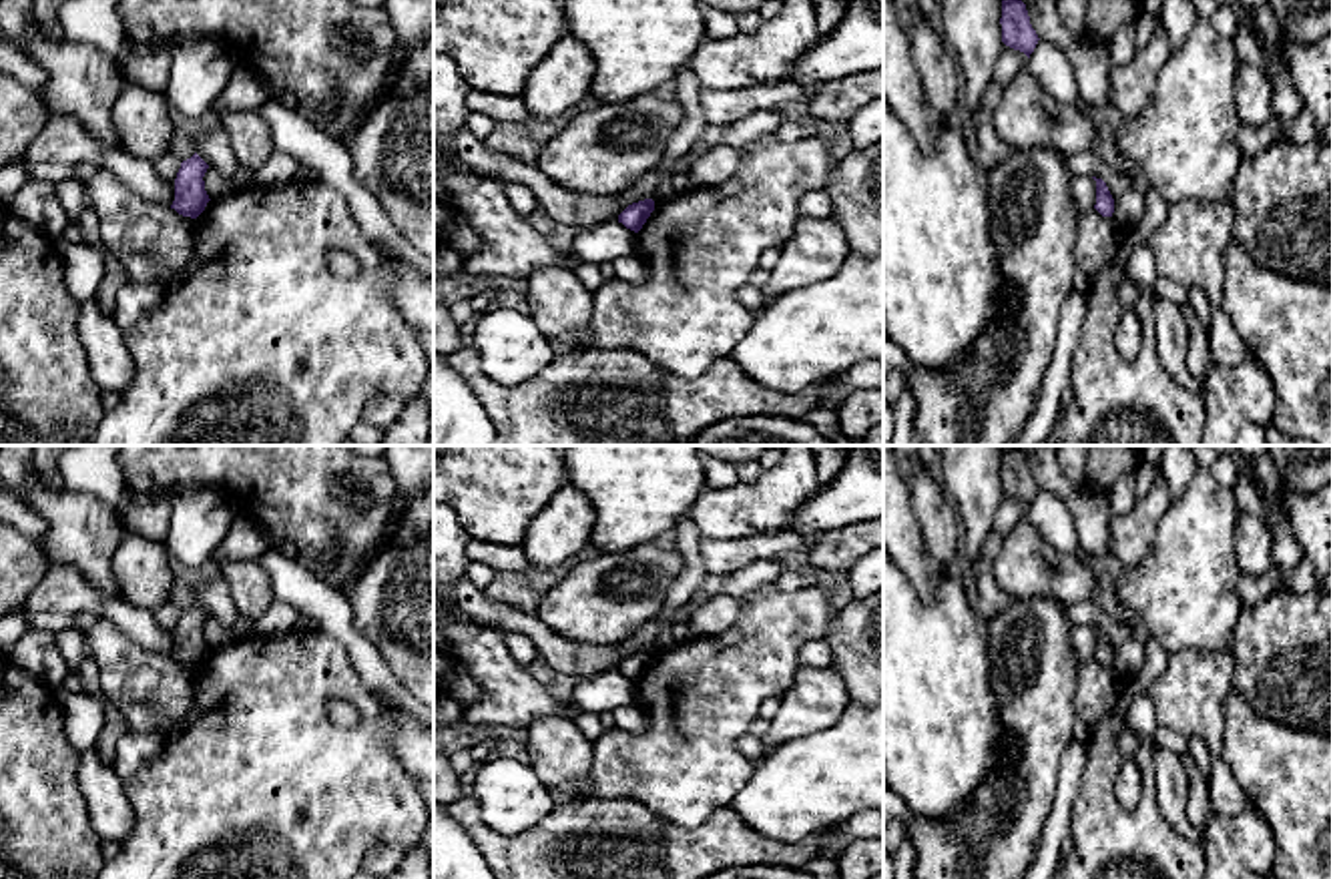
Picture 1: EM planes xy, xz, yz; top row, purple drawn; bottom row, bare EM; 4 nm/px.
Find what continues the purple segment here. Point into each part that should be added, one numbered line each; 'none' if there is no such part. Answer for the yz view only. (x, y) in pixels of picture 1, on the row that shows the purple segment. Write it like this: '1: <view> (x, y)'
none

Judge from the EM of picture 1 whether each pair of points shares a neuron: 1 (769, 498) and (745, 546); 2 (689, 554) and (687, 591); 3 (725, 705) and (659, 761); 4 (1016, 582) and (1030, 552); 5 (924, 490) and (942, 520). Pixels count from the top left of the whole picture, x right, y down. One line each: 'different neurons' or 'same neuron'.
1: different neurons
2: same neuron
3: same neuron
4: same neuron
5: same neuron

